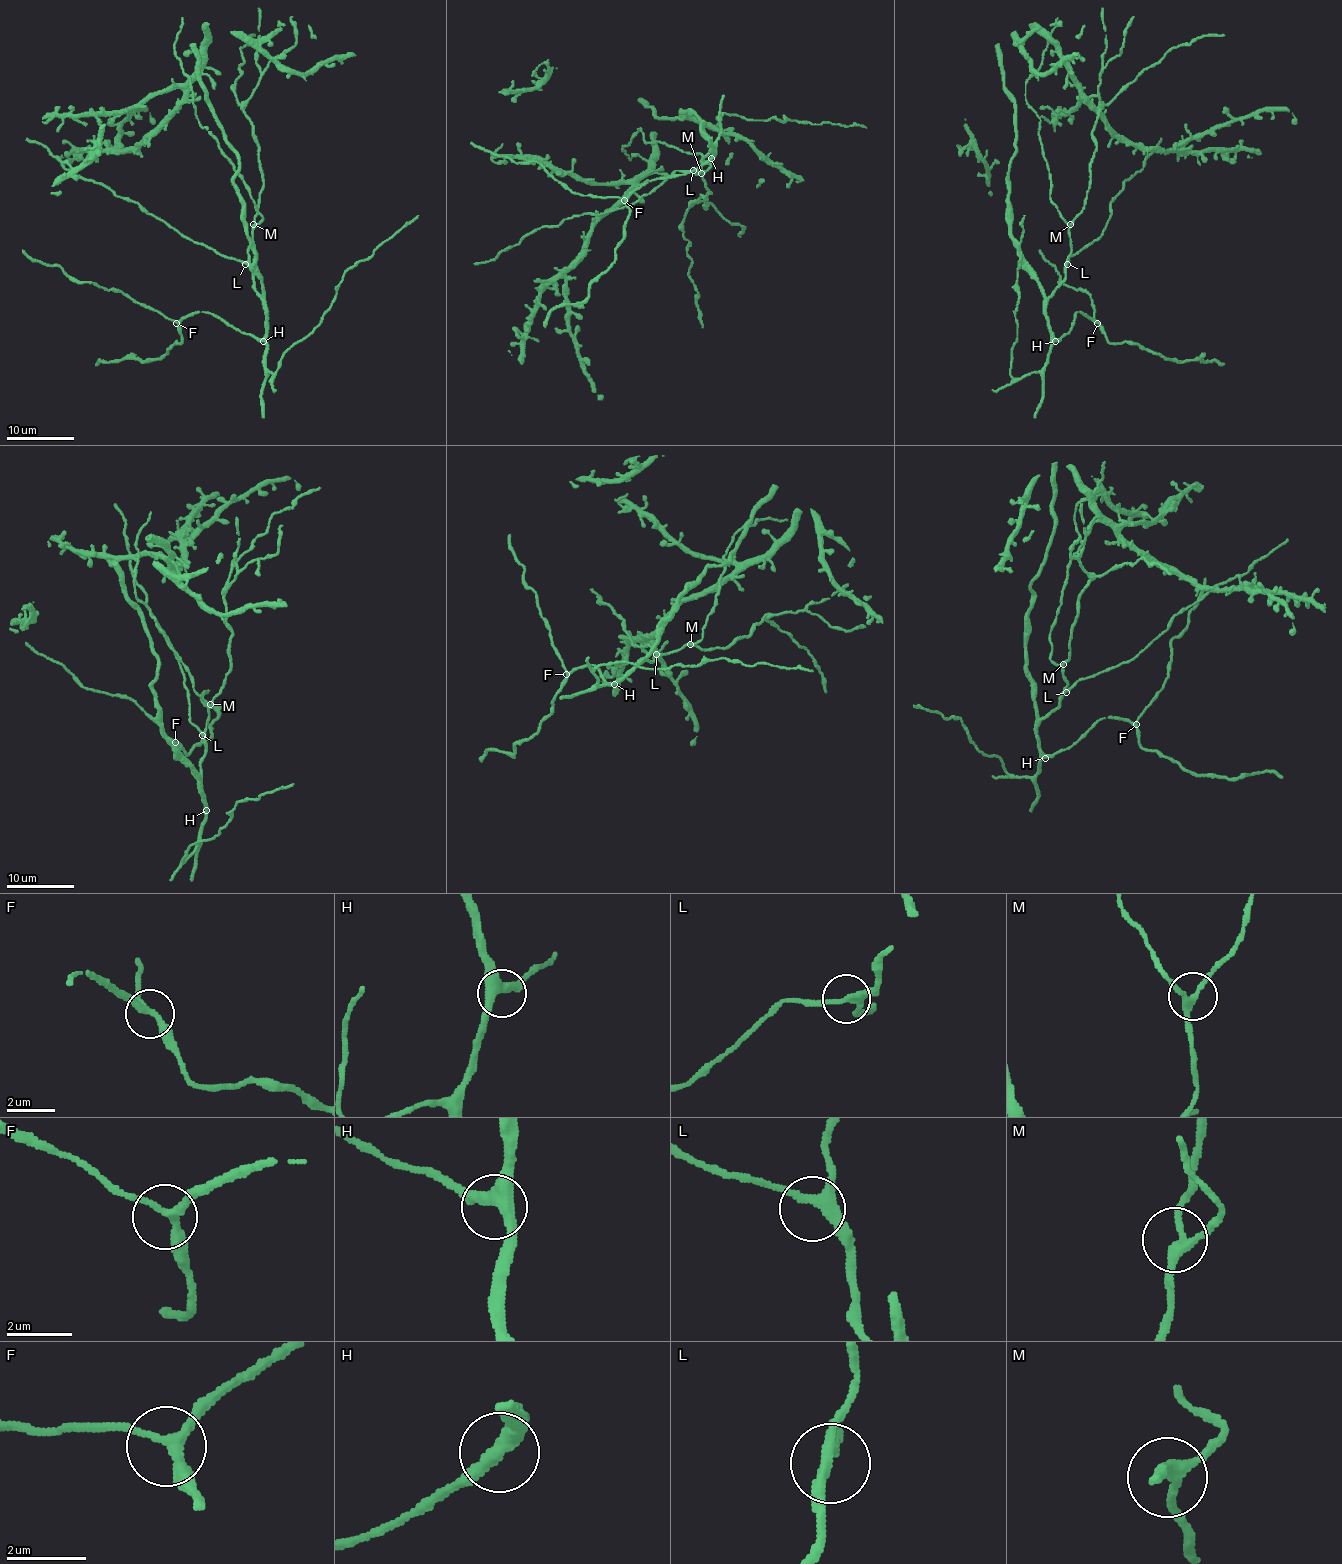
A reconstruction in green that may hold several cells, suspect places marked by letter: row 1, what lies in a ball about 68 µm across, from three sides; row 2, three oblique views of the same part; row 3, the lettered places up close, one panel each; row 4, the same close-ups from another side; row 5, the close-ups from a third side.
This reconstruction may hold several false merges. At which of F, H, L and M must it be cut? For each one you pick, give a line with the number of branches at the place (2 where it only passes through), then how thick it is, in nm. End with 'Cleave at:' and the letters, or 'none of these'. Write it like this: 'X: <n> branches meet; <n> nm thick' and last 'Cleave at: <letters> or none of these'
Cleave at: none of these

